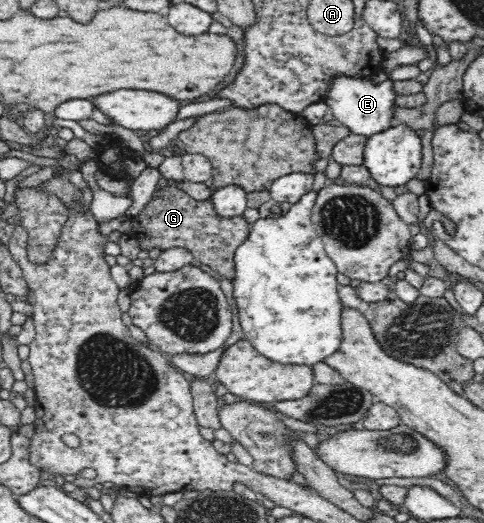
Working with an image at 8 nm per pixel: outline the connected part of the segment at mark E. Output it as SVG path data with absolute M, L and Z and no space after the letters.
M337 75L337 78L332 79L322 101L327 104L328 111L331 111L334 118L337 118L345 127L351 128L352 134L369 138L379 132L387 131L392 126L393 106L397 98L392 88L393 83L389 79L381 83L374 83L371 77L357 78Z

